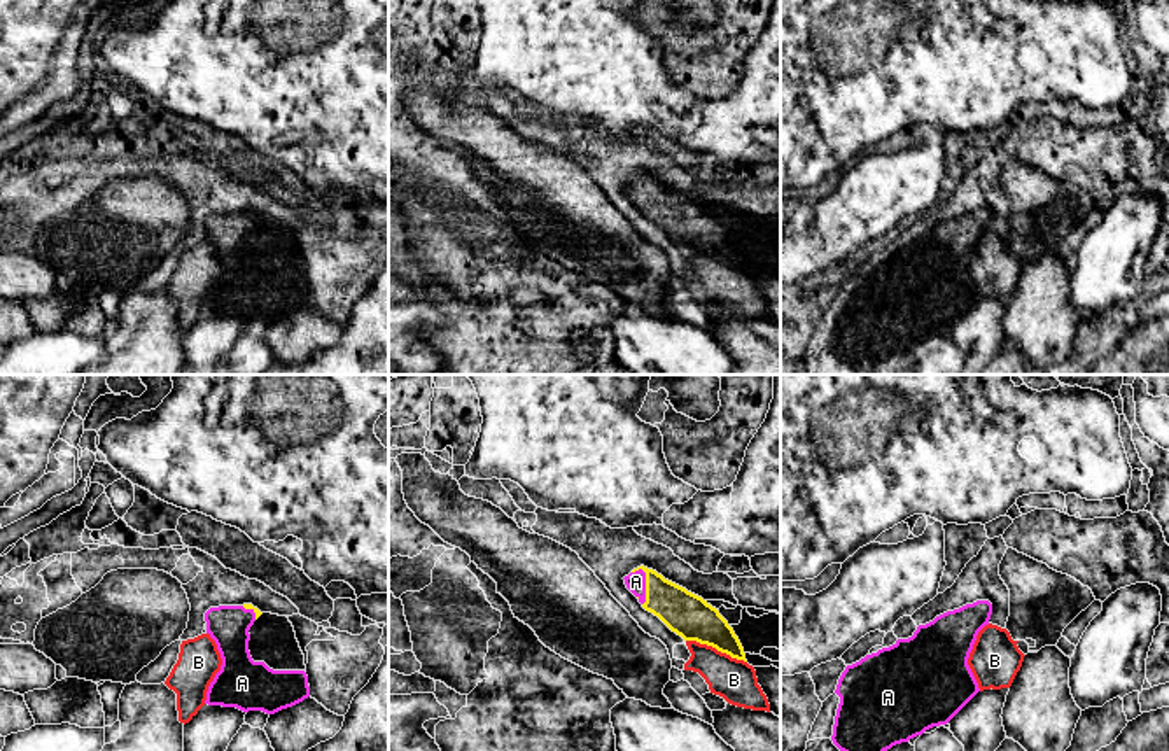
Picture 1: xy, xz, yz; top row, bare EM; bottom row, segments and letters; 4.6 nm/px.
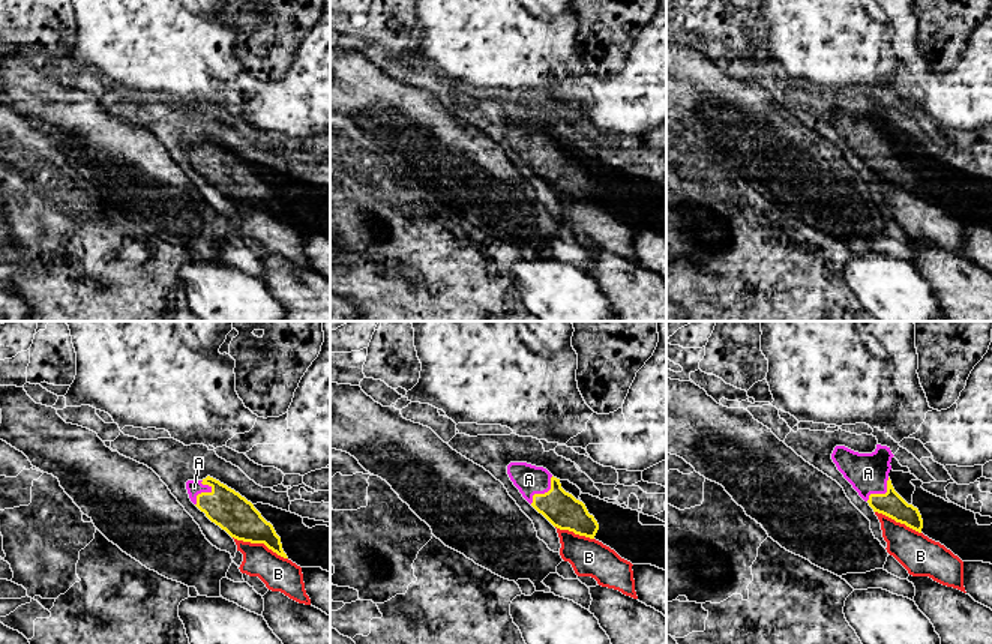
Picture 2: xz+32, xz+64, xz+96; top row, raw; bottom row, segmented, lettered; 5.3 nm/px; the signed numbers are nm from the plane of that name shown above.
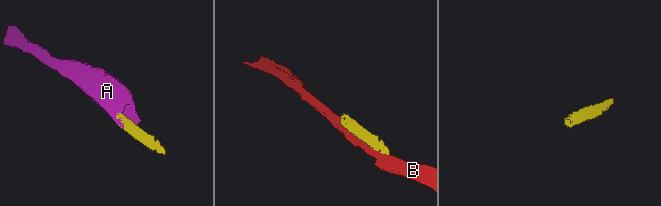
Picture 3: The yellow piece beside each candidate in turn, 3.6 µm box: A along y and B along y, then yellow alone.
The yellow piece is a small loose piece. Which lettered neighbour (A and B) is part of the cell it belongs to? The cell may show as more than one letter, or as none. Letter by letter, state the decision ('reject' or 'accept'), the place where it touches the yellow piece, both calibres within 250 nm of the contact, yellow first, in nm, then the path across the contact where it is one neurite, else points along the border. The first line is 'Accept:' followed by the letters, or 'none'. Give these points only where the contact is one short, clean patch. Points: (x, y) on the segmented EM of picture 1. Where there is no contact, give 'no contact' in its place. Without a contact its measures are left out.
Accept: A
A: accept | xz (646, 587) | 200/100 nm | across xz (685, 613), (646, 587), (636, 582)
B: reject | xz (716, 648) | 200/190 nm

